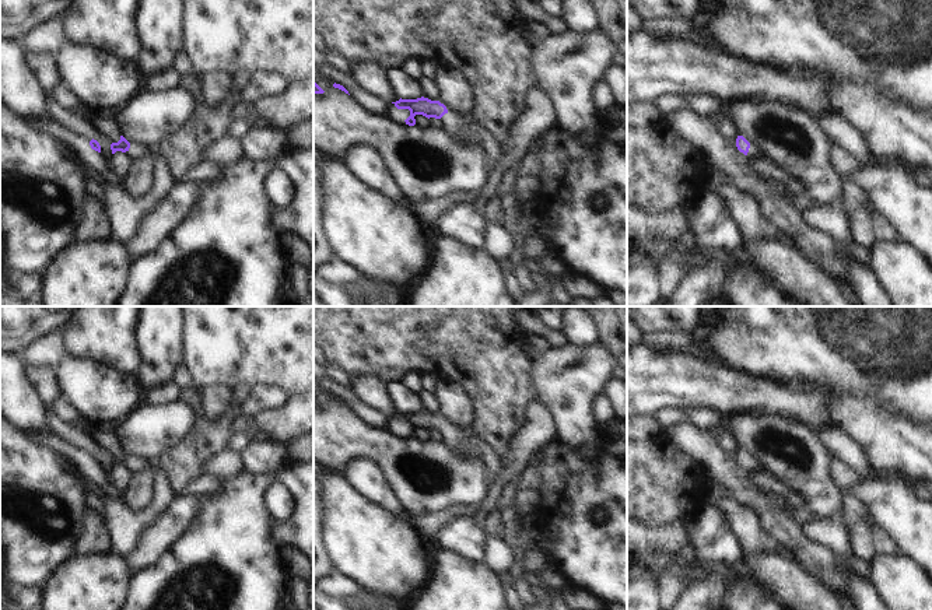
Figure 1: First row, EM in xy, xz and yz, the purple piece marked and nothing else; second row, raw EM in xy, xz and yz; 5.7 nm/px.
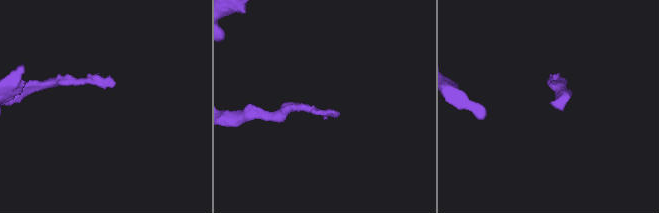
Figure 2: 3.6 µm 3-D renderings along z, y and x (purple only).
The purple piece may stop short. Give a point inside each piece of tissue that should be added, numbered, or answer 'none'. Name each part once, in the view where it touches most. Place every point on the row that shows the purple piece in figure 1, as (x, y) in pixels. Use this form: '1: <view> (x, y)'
1: yz (754, 151)

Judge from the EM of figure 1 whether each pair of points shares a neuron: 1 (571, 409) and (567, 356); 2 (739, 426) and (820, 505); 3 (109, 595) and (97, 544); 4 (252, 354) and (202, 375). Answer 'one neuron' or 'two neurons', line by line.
1: one neuron
2: one neuron
3: two neurons
4: one neuron

